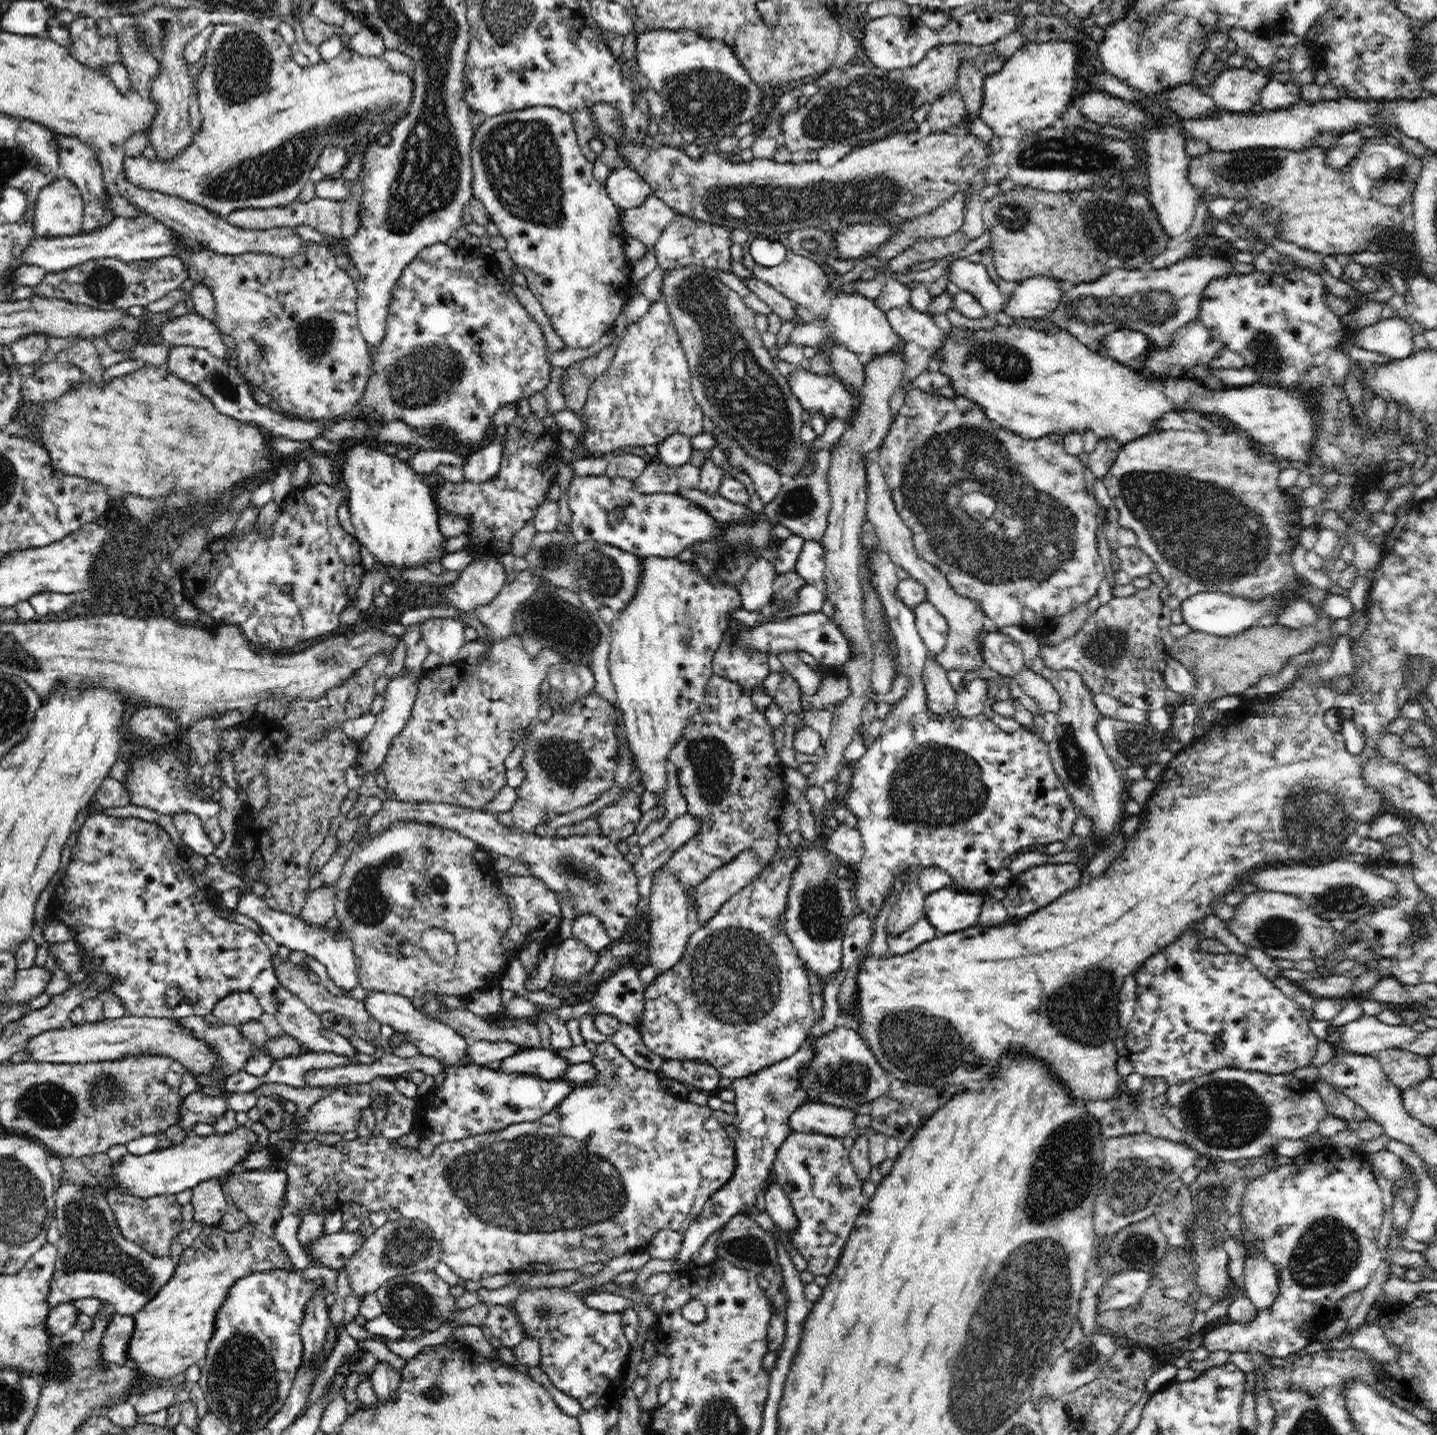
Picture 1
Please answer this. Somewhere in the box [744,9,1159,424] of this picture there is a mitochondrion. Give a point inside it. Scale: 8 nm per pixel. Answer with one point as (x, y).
(864, 103)

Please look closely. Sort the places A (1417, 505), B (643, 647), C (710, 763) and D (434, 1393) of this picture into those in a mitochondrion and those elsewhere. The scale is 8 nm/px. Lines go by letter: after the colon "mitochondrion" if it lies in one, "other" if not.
A: other
B: other
C: mitochondrion
D: mitochondrion

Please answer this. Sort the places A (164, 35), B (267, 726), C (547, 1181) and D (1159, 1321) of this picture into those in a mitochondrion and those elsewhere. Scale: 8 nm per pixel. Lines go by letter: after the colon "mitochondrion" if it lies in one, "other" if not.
A: mitochondrion
B: other
C: mitochondrion
D: other

